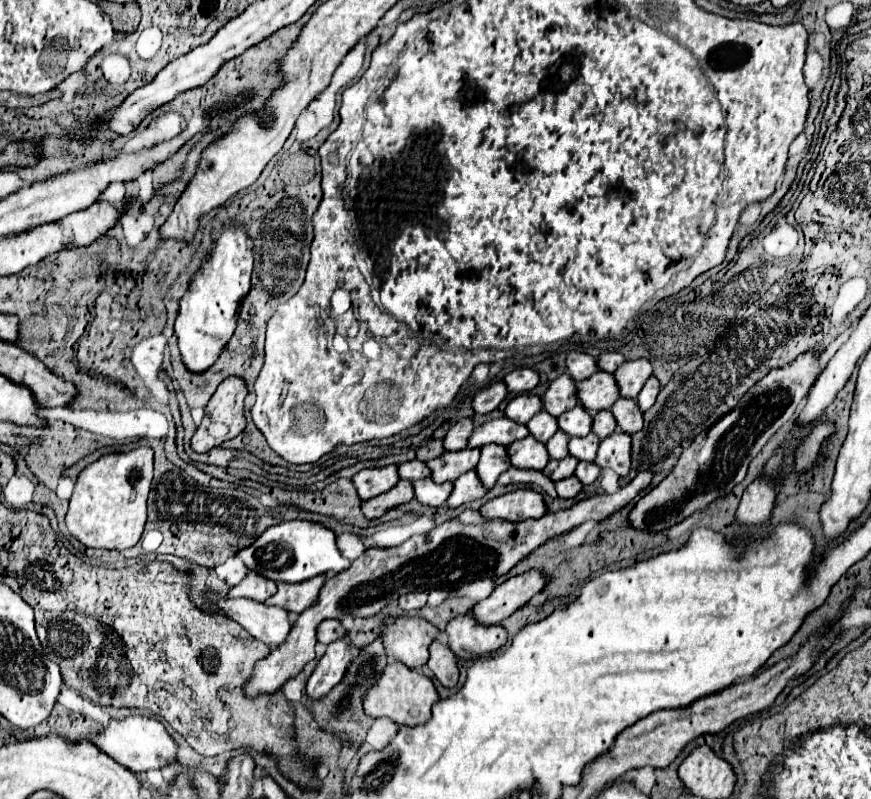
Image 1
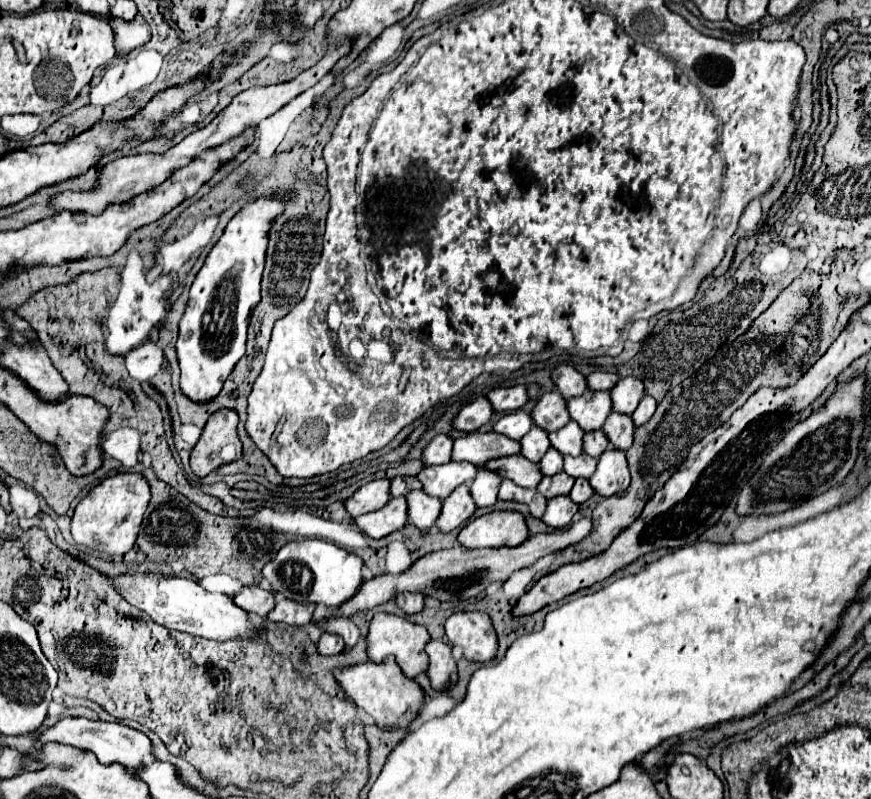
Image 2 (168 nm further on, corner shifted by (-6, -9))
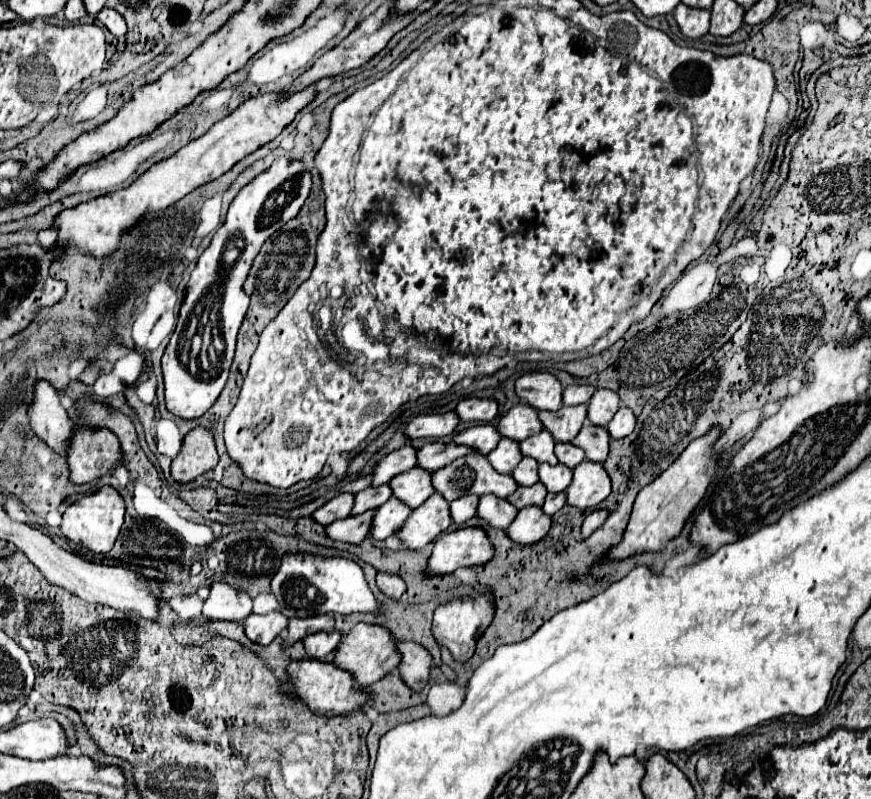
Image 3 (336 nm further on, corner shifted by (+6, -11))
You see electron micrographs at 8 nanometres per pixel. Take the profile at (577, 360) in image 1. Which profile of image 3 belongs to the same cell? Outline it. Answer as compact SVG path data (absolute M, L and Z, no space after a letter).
M525 373L515 381L515 391L521 401L529 403L535 409L557 411L561 407L563 387L561 381L551 373Z

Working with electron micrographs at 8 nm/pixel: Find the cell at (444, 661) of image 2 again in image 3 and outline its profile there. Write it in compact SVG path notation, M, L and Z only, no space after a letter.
M401 641L397 643L397 647L399 653L403 655L403 661L399 665L399 675L411 689L421 691L431 677L431 667L433 667L431 653L423 645L413 641Z

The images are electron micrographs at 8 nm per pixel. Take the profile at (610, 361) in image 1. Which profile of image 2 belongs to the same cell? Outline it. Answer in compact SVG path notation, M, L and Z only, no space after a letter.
M597 371L597 373L591 373L587 377L587 389L591 389L591 391L609 391L609 389L615 387L617 381L619 381L619 377L615 373Z

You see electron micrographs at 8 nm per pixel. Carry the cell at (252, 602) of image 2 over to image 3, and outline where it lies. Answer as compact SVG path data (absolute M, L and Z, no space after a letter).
M223 581L211 585L211 593L203 605L203 617L223 621L243 621L251 613L251 597Z

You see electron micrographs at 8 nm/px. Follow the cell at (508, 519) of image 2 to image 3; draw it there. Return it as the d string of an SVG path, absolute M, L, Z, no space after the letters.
M461 527L435 541L429 559L431 573L453 573L459 567L483 565L493 559L495 547L483 527Z

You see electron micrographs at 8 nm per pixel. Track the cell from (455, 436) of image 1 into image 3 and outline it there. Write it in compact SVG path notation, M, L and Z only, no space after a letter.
M405 445L393 453L389 453L373 473L373 487L389 483L395 475L405 473L417 465L417 449L413 445Z

